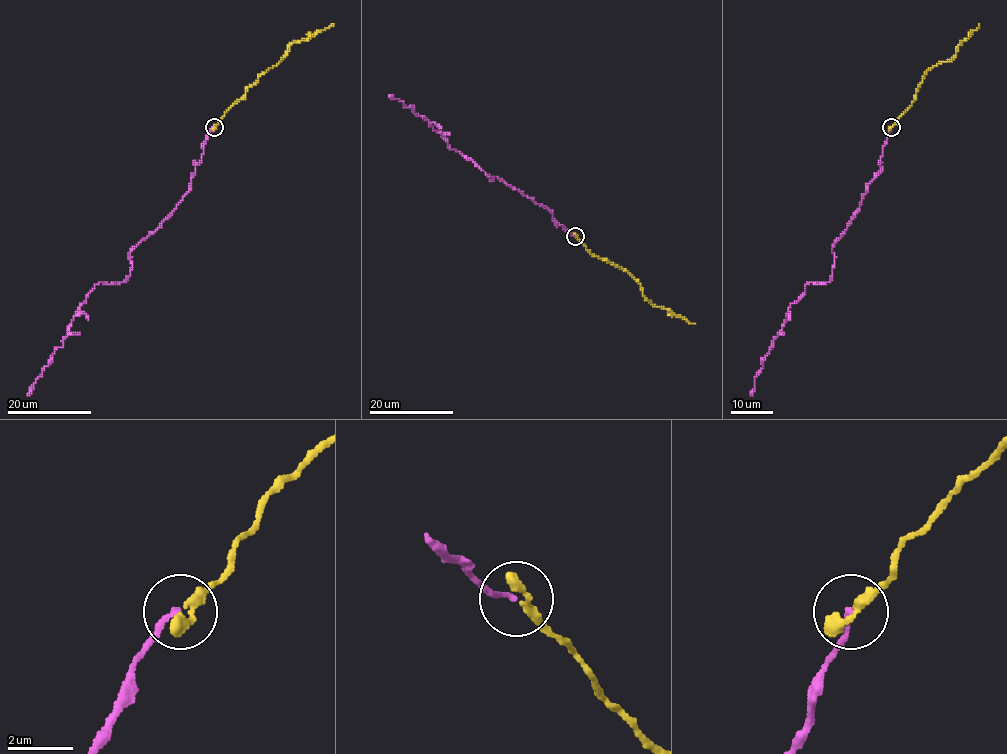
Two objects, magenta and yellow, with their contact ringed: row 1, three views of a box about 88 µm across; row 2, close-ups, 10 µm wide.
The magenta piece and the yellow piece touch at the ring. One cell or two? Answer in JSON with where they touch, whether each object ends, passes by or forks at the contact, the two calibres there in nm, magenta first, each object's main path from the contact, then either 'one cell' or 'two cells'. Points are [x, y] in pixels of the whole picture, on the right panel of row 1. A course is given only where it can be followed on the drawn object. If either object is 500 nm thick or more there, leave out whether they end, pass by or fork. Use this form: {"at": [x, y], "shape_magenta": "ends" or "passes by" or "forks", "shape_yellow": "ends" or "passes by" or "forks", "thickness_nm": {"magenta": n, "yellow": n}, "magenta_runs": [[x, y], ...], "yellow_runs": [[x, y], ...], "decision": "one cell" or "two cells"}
{"at": [891, 127], "shape_magenta": "ends", "shape_yellow": "passes by", "thickness_nm": {"magenta": 160, "yellow": 240}, "magenta_runs": [[891, 127], [882, 170], [834, 245], [832, 277], [805, 285], [804, 293], [788, 307], [751, 396]], "yellow_runs": [[892, 127], [912, 104], [925, 74], [949, 61], [955, 55], [956, 47], [978, 27], [978, 23]], "decision": "one cell"}

